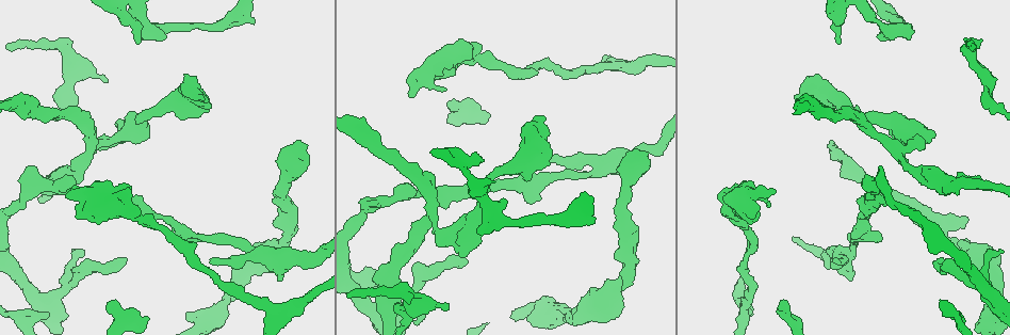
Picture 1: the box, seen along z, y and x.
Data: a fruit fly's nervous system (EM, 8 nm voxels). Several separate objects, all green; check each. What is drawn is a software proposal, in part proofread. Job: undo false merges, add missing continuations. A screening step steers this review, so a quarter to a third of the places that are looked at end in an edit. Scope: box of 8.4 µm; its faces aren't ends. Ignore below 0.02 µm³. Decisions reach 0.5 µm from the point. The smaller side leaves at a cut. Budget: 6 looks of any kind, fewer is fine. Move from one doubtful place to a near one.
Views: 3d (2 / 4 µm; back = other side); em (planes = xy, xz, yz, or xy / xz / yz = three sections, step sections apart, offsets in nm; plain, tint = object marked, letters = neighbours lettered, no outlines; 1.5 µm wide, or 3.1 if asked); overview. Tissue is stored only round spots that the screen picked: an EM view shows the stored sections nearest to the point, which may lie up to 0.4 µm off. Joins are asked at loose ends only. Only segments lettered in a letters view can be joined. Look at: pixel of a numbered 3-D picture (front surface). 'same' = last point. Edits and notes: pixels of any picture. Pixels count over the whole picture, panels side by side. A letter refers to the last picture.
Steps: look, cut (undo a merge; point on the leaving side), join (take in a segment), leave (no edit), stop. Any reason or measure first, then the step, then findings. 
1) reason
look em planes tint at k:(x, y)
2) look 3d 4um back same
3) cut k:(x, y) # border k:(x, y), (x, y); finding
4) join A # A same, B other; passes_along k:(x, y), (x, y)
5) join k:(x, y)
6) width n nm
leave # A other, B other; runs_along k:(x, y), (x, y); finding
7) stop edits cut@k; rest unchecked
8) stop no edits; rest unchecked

an open end
look 3d 4um at 1:(447, 307)

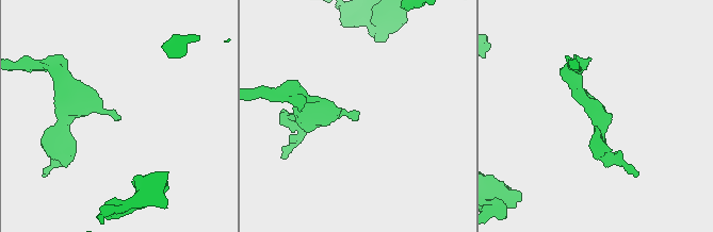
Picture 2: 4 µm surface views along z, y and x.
need the tissue
look em planes letters at 2:(119, 118)

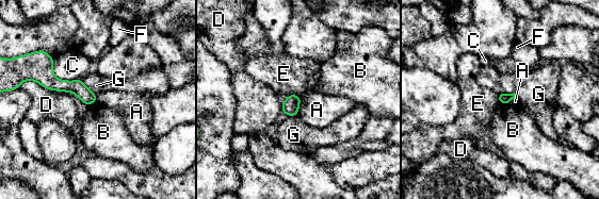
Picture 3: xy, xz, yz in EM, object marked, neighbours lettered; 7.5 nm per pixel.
leave # A other, B other, C other, D other, E other, F other, G other; border 3:(301, 96), (297, 114); no lettered segment goes on from it

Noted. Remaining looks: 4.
an open end
look 3d 4um back at 1:(775, 191)

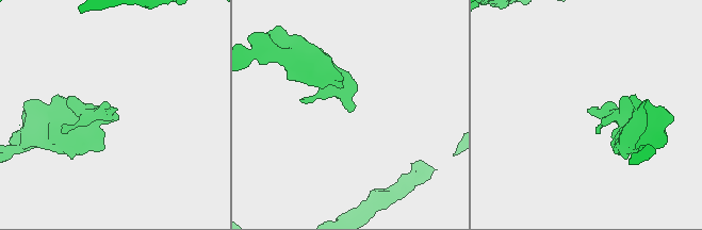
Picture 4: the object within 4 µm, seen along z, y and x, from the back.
look em planes letters at 4:(113, 109)

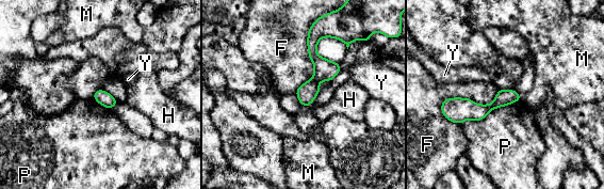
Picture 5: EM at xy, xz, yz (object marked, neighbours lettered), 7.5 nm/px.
leave # F other, H other, M other, P other, Y other; border 5:(519, 99), (460, 123); no lettered segment goes on from it

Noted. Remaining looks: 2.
branch stops here
look em yz step 8 letters at 1:(444, 207)

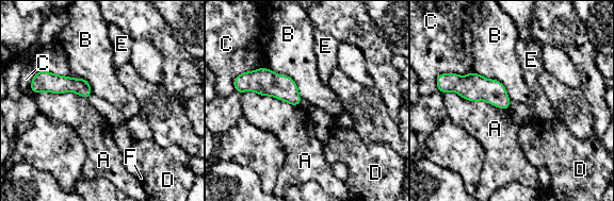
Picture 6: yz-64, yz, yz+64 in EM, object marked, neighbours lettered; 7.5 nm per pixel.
leave # A other, B other, C other, D other, E other, F other; border 6:(268, 67), (290, 77), (302, 98); no lettered segment goes on from it

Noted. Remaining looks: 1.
stop no edits; rest unchecked

